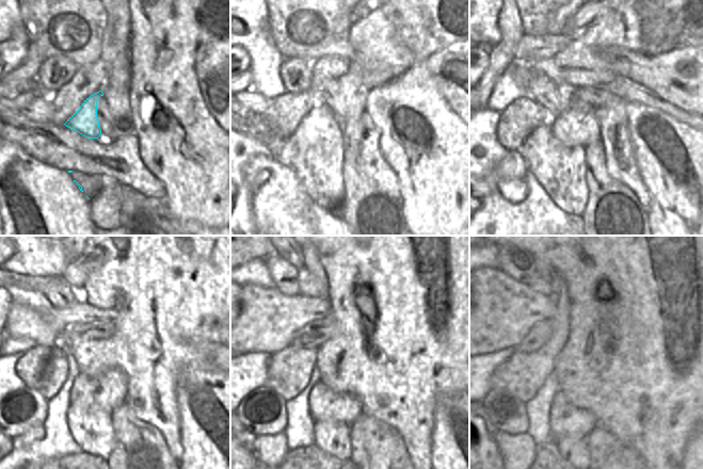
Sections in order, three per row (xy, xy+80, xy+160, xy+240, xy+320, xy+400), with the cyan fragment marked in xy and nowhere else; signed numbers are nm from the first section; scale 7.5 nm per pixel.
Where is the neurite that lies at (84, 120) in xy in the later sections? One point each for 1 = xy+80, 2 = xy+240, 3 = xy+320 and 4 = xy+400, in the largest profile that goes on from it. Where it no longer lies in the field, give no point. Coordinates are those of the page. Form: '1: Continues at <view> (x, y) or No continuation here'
1: Continues at xy+80 (319, 133)
2: Continues at xy+240 (92, 430)
3: Continues at xy+320 (334, 438)
4: Continues at xy+400 (574, 450).

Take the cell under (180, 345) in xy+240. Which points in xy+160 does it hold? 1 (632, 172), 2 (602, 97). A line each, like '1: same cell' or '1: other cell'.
1: same cell
2: other cell

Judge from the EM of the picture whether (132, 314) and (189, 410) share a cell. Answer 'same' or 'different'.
different

